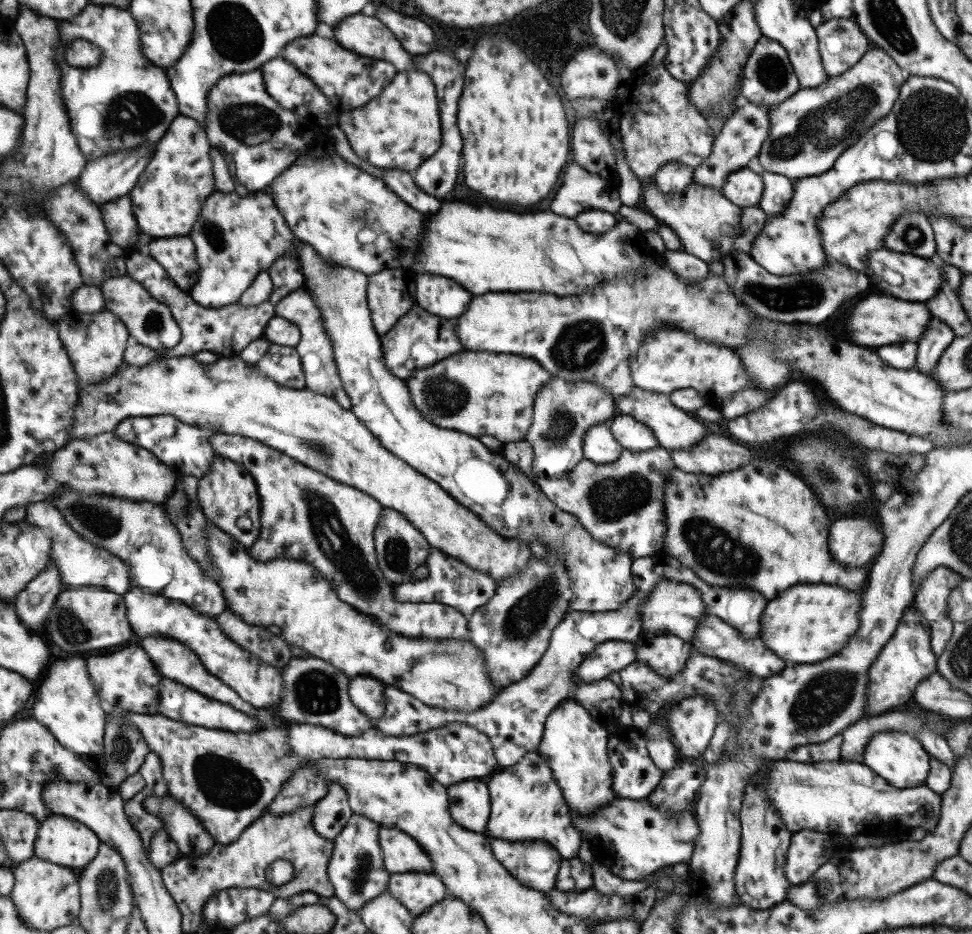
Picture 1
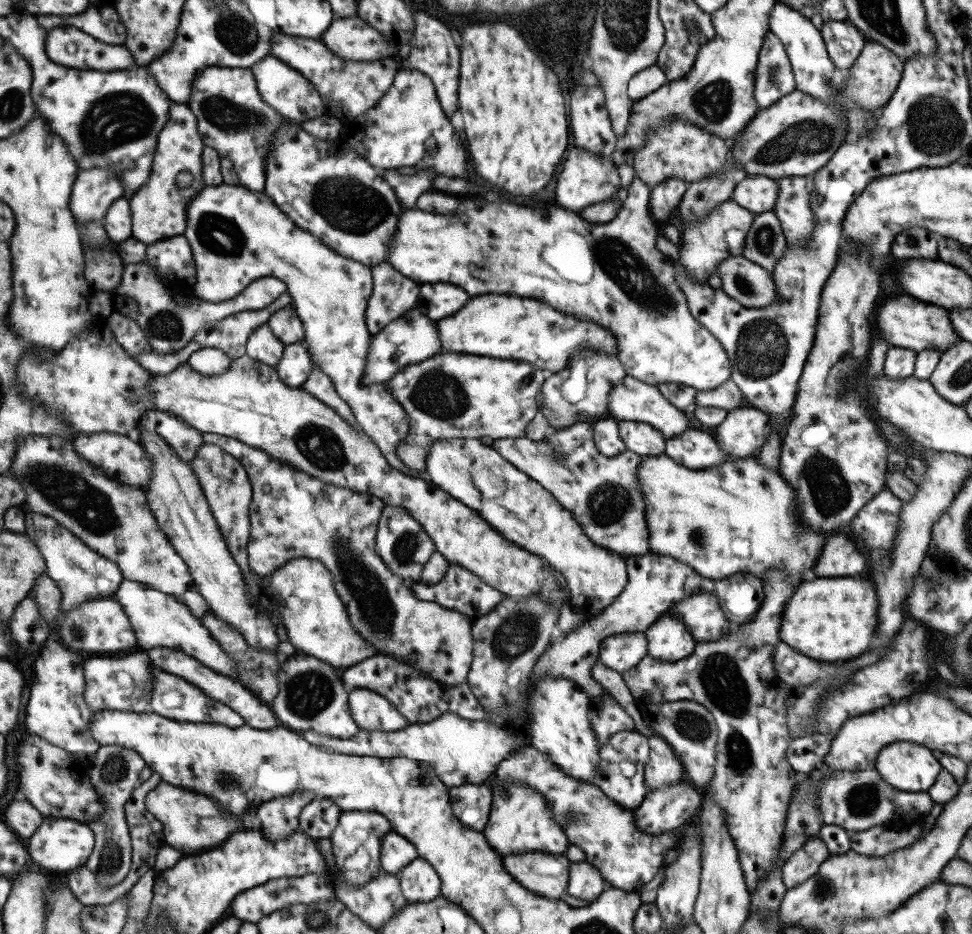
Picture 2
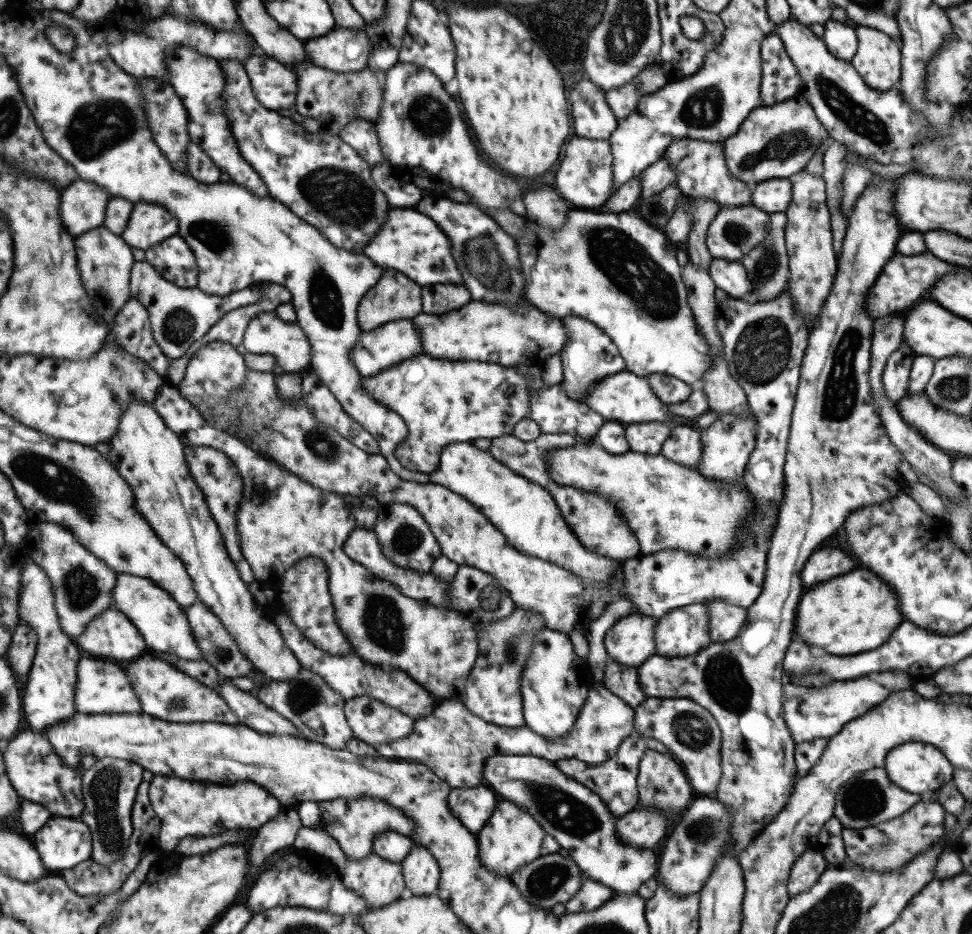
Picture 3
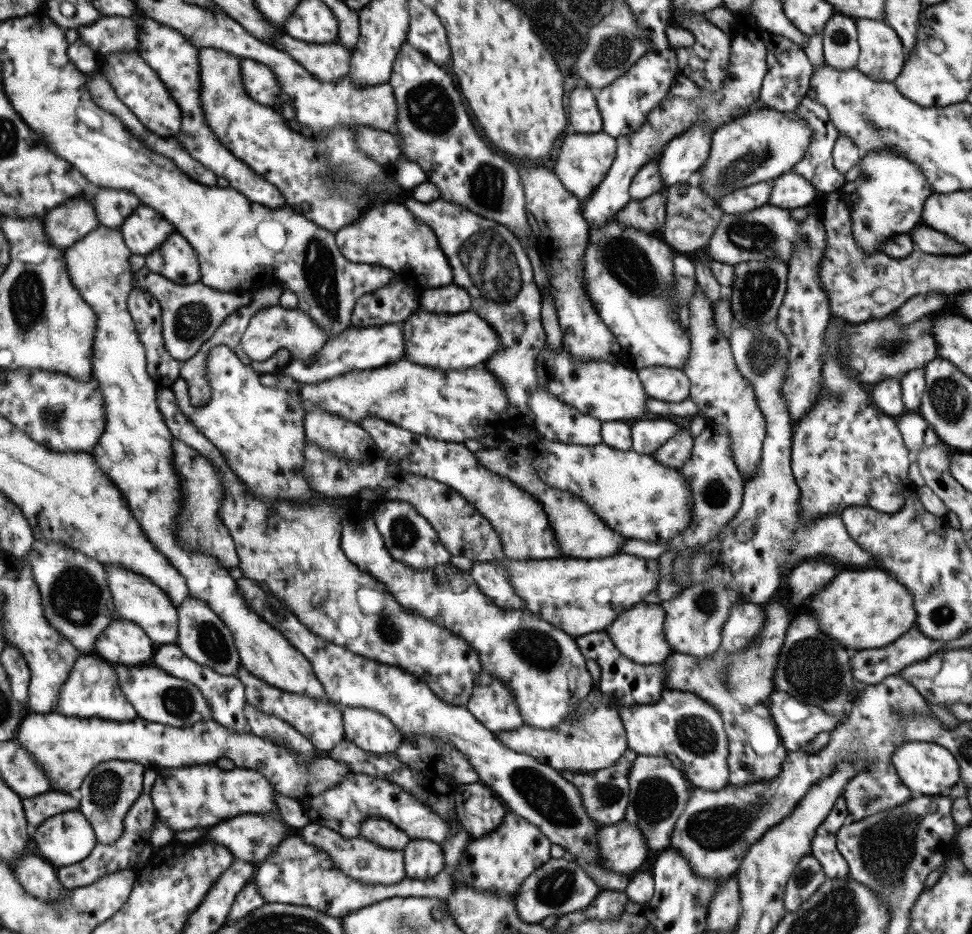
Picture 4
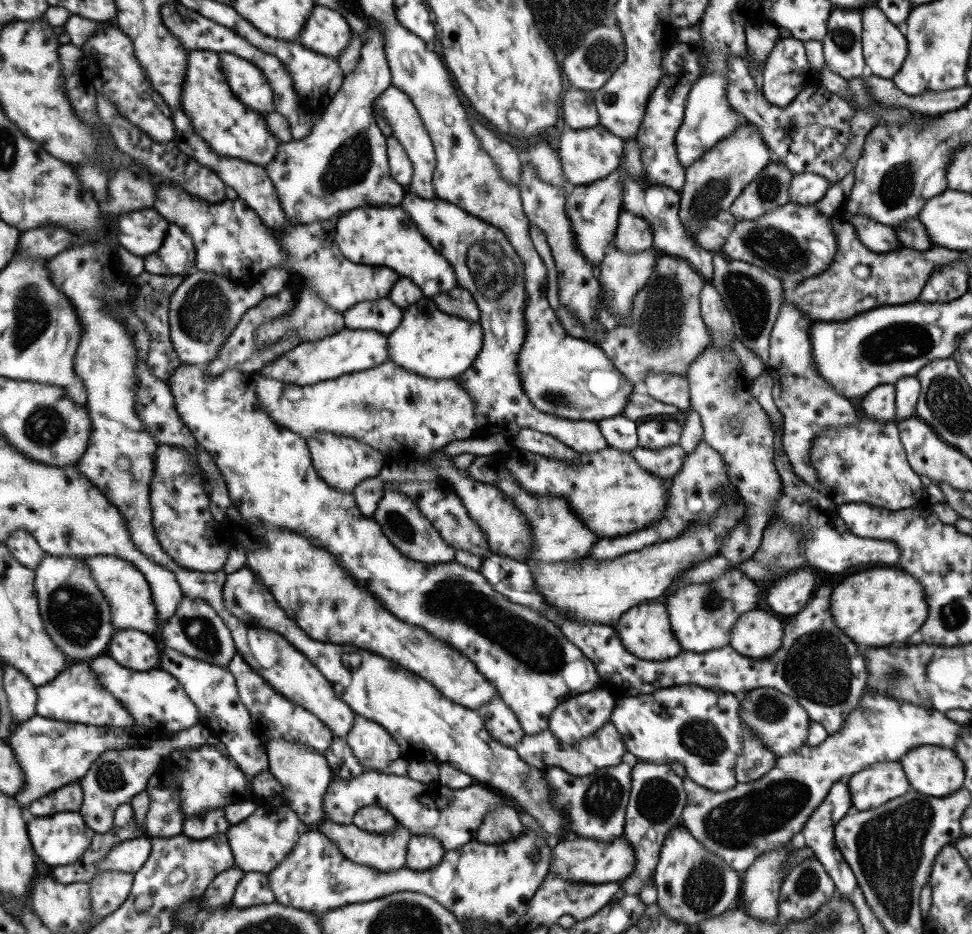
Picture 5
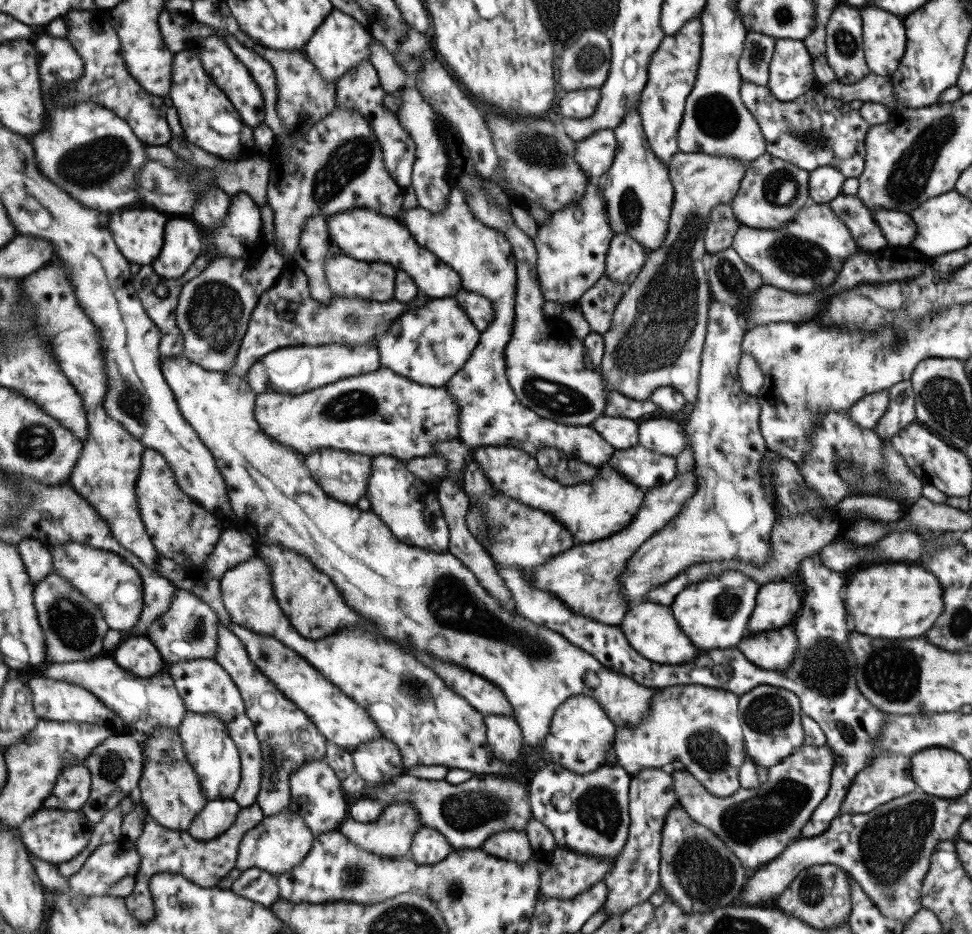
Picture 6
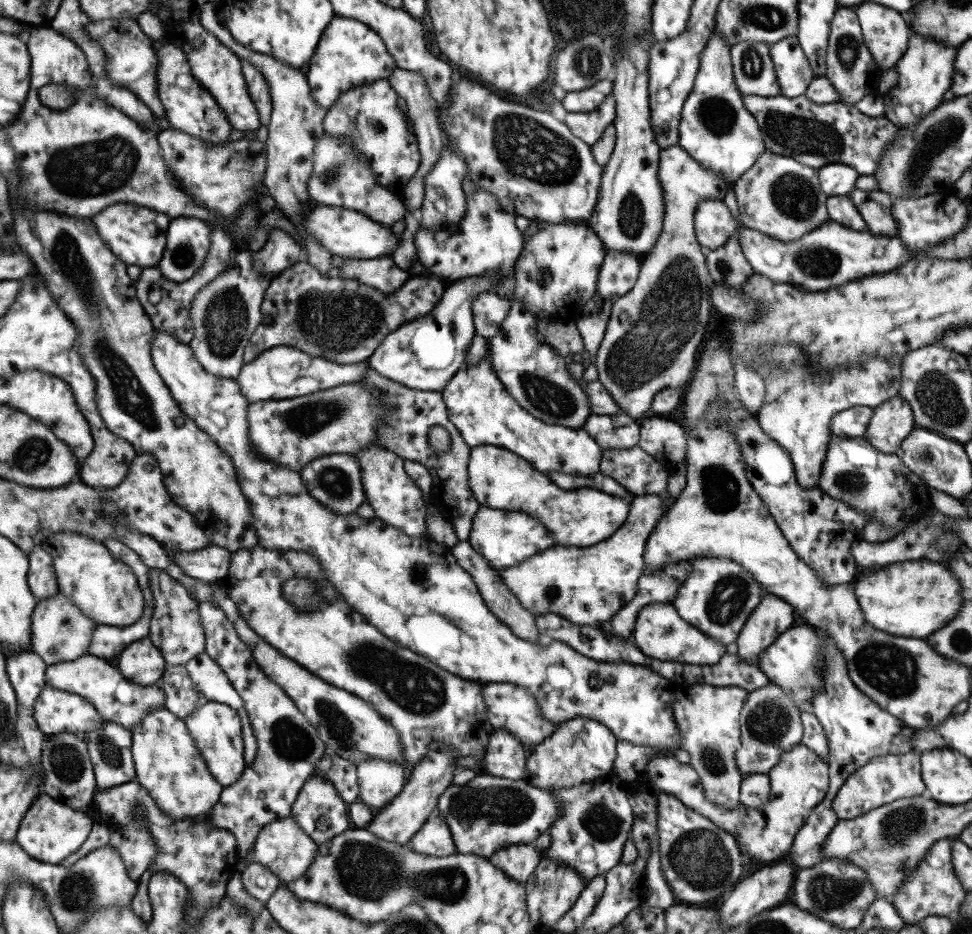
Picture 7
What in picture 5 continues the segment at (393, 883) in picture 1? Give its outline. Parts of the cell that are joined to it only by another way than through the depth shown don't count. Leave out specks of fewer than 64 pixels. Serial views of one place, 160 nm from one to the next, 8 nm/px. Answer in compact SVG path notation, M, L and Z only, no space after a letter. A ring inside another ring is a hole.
M411 835L407 843L405 864L411 870L427 870L438 865L444 853L442 844L435 837Z

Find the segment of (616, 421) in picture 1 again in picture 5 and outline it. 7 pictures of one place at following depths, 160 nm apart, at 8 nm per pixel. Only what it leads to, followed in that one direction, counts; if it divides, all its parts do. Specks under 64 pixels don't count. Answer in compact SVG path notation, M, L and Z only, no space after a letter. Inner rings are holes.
M672 420L640 423L636 426L637 447L657 450L677 445L681 429L679 424Z

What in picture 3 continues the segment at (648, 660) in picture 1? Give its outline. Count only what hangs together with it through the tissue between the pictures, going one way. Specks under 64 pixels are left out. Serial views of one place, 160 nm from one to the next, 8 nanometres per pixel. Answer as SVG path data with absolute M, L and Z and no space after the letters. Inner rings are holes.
M706 602L681 605L660 616L654 641L656 654L669 658L693 655L705 648L711 643Z

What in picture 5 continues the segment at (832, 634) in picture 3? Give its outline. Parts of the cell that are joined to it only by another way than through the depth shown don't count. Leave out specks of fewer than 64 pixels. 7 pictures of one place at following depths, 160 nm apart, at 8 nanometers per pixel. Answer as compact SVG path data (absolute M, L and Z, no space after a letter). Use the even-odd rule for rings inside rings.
M881 566L881 568L865 568L857 570L851 574L841 576L845 578L841 584L834 584L830 596L830 613L835 626L839 627L858 646L889 646L895 642L905 642L907 638L919 630L927 616L927 604L925 604L926 594L923 586L919 584L906 572L899 570L895 566Z

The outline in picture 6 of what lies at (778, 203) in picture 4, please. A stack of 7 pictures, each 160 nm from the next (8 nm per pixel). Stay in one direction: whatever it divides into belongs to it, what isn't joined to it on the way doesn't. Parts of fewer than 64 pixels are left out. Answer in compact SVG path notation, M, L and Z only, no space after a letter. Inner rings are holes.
M832 166L815 167L808 172L808 193L817 204L826 204L840 194L841 185L846 179L839 170Z

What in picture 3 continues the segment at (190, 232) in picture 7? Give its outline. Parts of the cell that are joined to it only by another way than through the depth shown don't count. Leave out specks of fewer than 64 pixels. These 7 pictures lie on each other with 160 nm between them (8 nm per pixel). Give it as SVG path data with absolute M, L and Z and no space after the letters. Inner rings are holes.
M178 235L165 238L144 252L145 261L174 286L193 288L197 285L197 268L193 253Z

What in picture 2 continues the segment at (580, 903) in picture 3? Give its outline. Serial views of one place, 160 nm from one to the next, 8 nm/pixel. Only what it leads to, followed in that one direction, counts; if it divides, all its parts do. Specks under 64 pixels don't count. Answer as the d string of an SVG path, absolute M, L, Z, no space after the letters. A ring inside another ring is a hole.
M583 861L570 862L568 868L567 894L579 900L594 901L604 890L604 880L591 864Z

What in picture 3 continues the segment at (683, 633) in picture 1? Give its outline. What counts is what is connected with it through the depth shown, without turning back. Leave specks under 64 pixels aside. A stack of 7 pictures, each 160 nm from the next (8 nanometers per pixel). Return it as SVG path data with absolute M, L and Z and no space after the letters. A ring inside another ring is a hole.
M719 599L706 601L708 610L708 635L711 643L727 642L737 636L747 618L746 609Z

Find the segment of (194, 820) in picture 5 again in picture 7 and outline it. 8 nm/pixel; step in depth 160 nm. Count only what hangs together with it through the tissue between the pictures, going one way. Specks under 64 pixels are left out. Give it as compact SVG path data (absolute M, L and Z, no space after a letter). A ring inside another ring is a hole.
M201 601L198 615L204 632L204 652L216 662L241 698L256 740L257 752L251 766L246 766L235 783L222 788L217 802L205 814L213 828L228 831L235 837L239 861L250 852L257 833L265 825L290 816L299 789L312 776L315 764L328 749L283 690L257 666L225 613L214 602Z

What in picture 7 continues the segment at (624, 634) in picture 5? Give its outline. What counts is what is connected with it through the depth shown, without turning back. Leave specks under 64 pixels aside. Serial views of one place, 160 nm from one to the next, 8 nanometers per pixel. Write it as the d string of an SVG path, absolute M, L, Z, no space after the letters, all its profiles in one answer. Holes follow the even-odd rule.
M649 603L637 613L631 643L649 658L663 662L681 663L683 665L692 664L711 665L715 664L725 653L729 646L721 644L714 638L699 632L697 628L686 623L672 608L671 603Z

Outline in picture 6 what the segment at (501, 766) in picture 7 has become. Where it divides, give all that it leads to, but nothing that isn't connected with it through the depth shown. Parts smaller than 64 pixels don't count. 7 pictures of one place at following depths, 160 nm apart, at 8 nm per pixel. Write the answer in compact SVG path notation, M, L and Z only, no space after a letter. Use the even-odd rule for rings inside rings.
M489 715L483 718L483 724L493 757L499 761L515 761L525 744L515 720L511 717Z

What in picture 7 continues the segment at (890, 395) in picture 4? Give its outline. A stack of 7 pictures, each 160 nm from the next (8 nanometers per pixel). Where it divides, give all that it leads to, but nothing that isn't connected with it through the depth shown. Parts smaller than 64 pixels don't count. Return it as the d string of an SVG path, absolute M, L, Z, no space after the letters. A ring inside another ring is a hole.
M868 406L847 408L836 412L829 421L829 432L845 438L861 437L871 418L873 409Z

